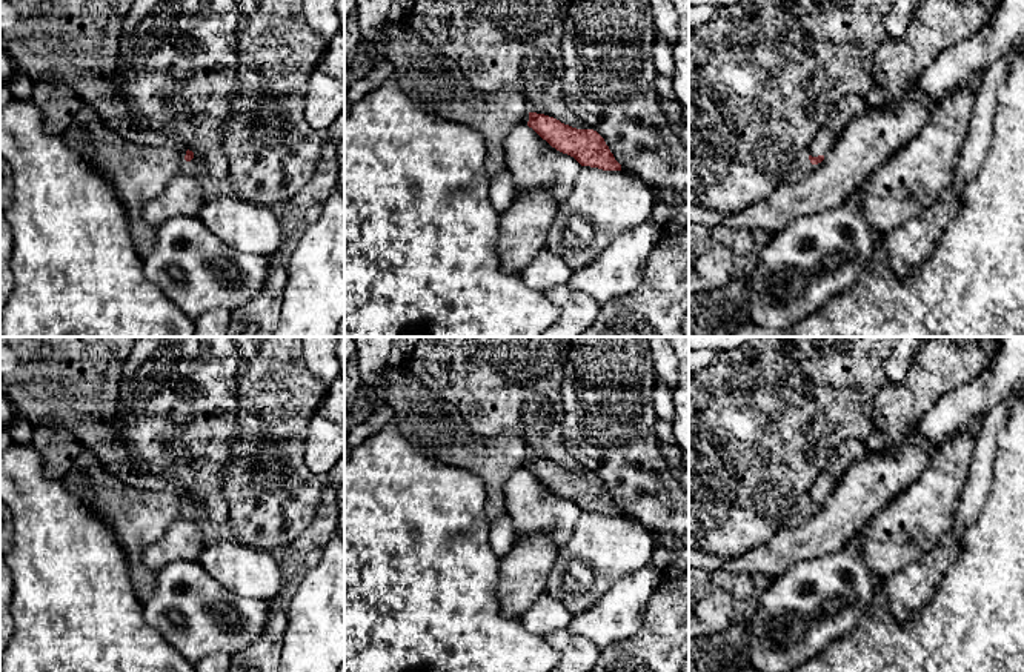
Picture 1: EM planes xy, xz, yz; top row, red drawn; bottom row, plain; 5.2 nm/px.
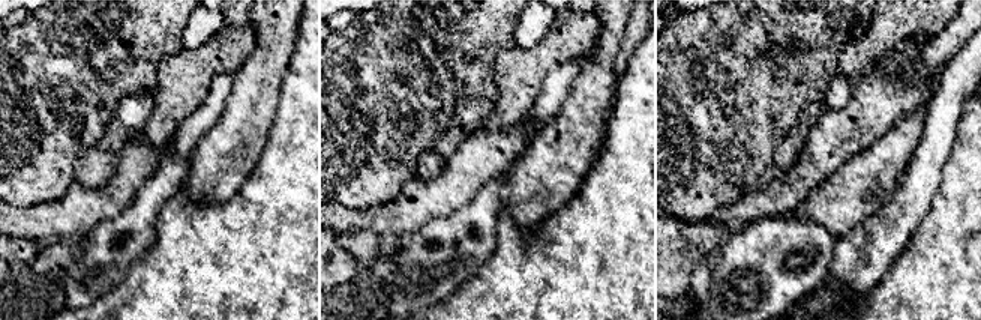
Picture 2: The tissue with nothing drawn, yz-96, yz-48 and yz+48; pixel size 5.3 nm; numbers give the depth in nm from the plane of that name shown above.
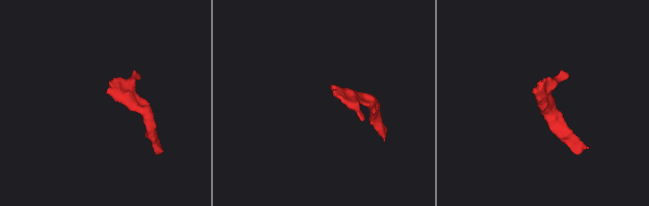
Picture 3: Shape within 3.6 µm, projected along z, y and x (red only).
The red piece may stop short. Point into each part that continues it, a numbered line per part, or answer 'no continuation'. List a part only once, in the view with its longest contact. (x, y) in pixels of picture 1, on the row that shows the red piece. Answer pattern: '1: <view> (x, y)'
1: yz (849, 106)

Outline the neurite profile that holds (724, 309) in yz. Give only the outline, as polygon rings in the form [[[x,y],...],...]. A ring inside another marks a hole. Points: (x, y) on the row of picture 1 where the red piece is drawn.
[[[749,274],[704,294],[689,294],[689,337],[727,337],[752,323]]]

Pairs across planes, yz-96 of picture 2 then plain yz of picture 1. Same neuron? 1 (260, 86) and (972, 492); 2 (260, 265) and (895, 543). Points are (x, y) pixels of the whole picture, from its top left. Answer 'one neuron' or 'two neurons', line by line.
1: two neurons
2: two neurons

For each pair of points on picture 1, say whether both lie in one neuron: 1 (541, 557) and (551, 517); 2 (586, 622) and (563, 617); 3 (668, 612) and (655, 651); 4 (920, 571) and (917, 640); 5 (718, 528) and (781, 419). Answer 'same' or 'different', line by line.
1: different
2: different
3: same
4: different
5: same

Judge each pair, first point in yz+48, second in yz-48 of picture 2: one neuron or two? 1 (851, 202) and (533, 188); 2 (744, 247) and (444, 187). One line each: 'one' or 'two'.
1: one
2: two

